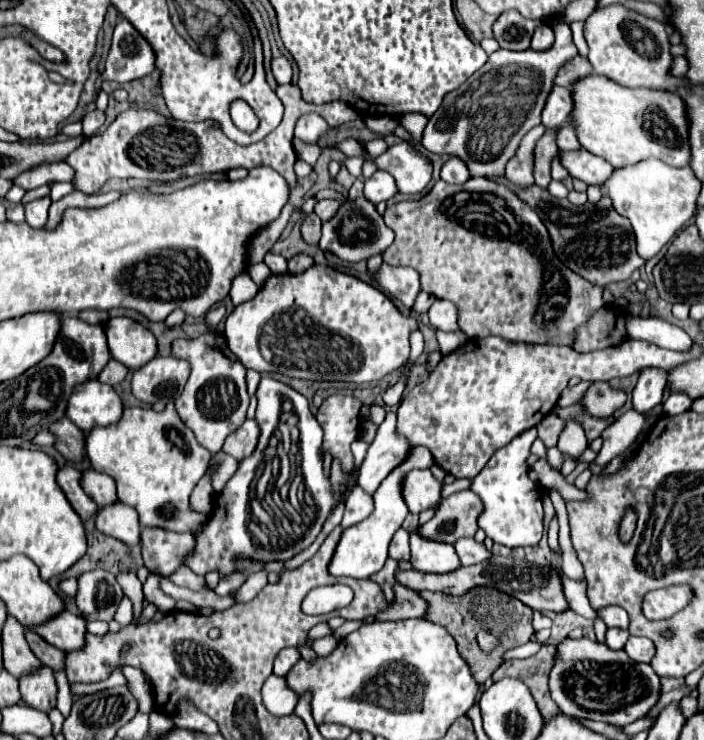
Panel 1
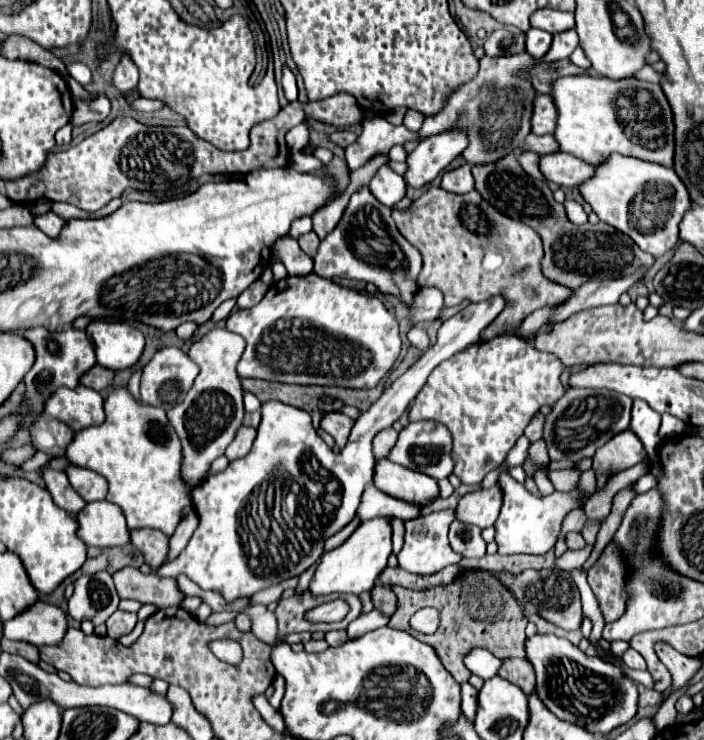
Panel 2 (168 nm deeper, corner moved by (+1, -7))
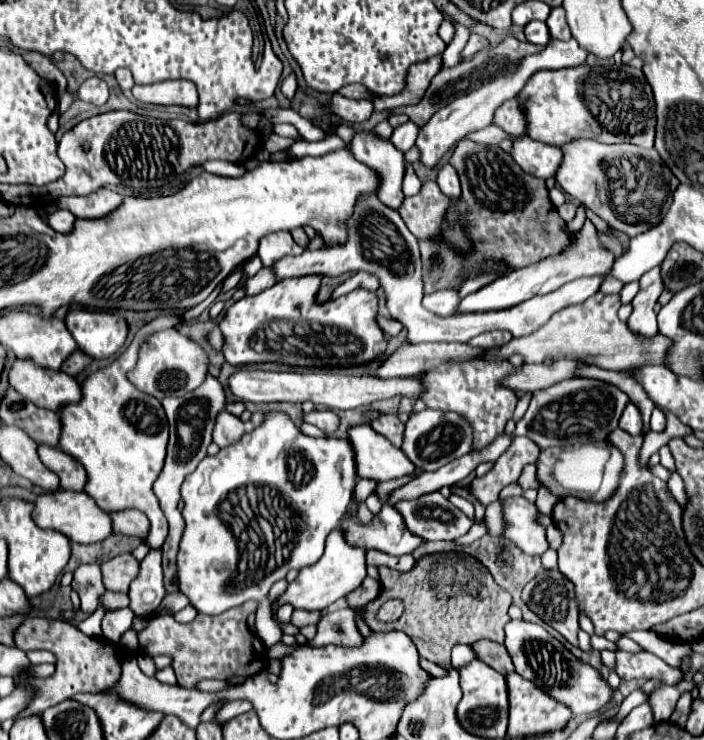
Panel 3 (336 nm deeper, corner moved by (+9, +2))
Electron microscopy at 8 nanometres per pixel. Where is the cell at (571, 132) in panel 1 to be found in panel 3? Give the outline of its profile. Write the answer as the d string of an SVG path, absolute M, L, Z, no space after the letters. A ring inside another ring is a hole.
M491 124L491 126L487 126L487 128L483 128L483 130L479 130L479 132L473 132L471 136L467 136L469 140L475 140L475 142L481 142L481 144L501 144L505 138L509 138L509 140L515 140L515 138L519 138L519 136L511 136L511 134L507 134L505 130L501 130L499 126L495 126L495 124Z

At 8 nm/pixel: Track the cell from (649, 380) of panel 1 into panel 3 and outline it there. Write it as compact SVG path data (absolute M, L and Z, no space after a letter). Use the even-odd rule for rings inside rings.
M629 402L629 404L625 406L623 416L621 416L621 420L619 420L619 428L623 428L625 432L629 432L629 434L633 434L633 436L637 436L637 434L643 432L641 412L639 412L639 408L637 408L633 402Z

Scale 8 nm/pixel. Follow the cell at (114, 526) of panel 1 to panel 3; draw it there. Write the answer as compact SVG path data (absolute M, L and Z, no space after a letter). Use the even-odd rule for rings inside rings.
M59 490L53 494L45 492L35 502L33 518L41 528L57 530L57 532L65 534L71 542L79 542L79 544L101 542L113 534L111 516L107 512L99 510L95 500L91 496L87 496L87 492L69 492L69 490Z

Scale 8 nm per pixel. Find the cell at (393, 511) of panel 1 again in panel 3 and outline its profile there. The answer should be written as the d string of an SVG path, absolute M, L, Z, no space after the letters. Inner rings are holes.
M335 528L329 536L327 536L327 544L325 544L325 552L323 556L311 564L299 570L299 576L295 578L295 582L291 582L285 590L285 594L279 598L279 602L275 604L275 610L289 602L293 604L293 608L303 608L303 610L325 610L329 604L333 604L335 600L347 596L351 590L359 588L359 584L365 580L367 576L367 566L365 566L365 554L367 548L363 546L355 546L349 544L345 538L345 532L341 528Z

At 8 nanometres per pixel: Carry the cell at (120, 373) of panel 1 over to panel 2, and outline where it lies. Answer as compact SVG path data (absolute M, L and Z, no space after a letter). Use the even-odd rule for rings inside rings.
M93 365L91 371L83 373L81 385L89 387L89 389L95 389L95 391L101 391L101 389L105 389L105 387L111 385L113 375L115 375L115 373L113 373L111 369L105 369L105 367L101 367L101 365Z

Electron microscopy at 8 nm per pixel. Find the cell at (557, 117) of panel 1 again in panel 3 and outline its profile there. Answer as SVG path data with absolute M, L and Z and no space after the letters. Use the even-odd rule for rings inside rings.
M519 96L507 100L503 106L497 108L493 124L501 126L505 132L511 132L515 136L517 134L525 134L525 130L527 130L527 118L525 118L525 114L521 110Z

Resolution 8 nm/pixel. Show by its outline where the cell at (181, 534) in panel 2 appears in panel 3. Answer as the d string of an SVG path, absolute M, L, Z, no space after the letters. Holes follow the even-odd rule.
M151 548L151 552L141 562L141 572L135 578L135 582L129 588L131 604L129 608L137 616L149 616L153 614L161 600L165 598L163 588L163 570L161 570L161 548Z

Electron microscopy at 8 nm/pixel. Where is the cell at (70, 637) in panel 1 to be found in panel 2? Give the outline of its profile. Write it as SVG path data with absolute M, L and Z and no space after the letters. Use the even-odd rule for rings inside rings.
M37 601L31 609L19 613L11 621L3 623L3 635L15 641L27 641L37 647L57 645L67 631L65 613L49 603Z

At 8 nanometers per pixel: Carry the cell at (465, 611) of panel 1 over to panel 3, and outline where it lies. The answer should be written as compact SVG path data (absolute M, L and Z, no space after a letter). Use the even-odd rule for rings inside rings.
M443 552L431 554L419 560L411 572L395 572L391 568L379 568L383 592L379 598L365 606L365 622L371 630L401 630L415 642L419 656L435 664L451 664L451 648L457 642L475 644L477 640L493 640L503 644L503 626L511 620L507 610L511 596L507 590L495 584L491 572L469 554ZM389 600L401 600L405 604L403 616L395 622L377 620L377 610Z

